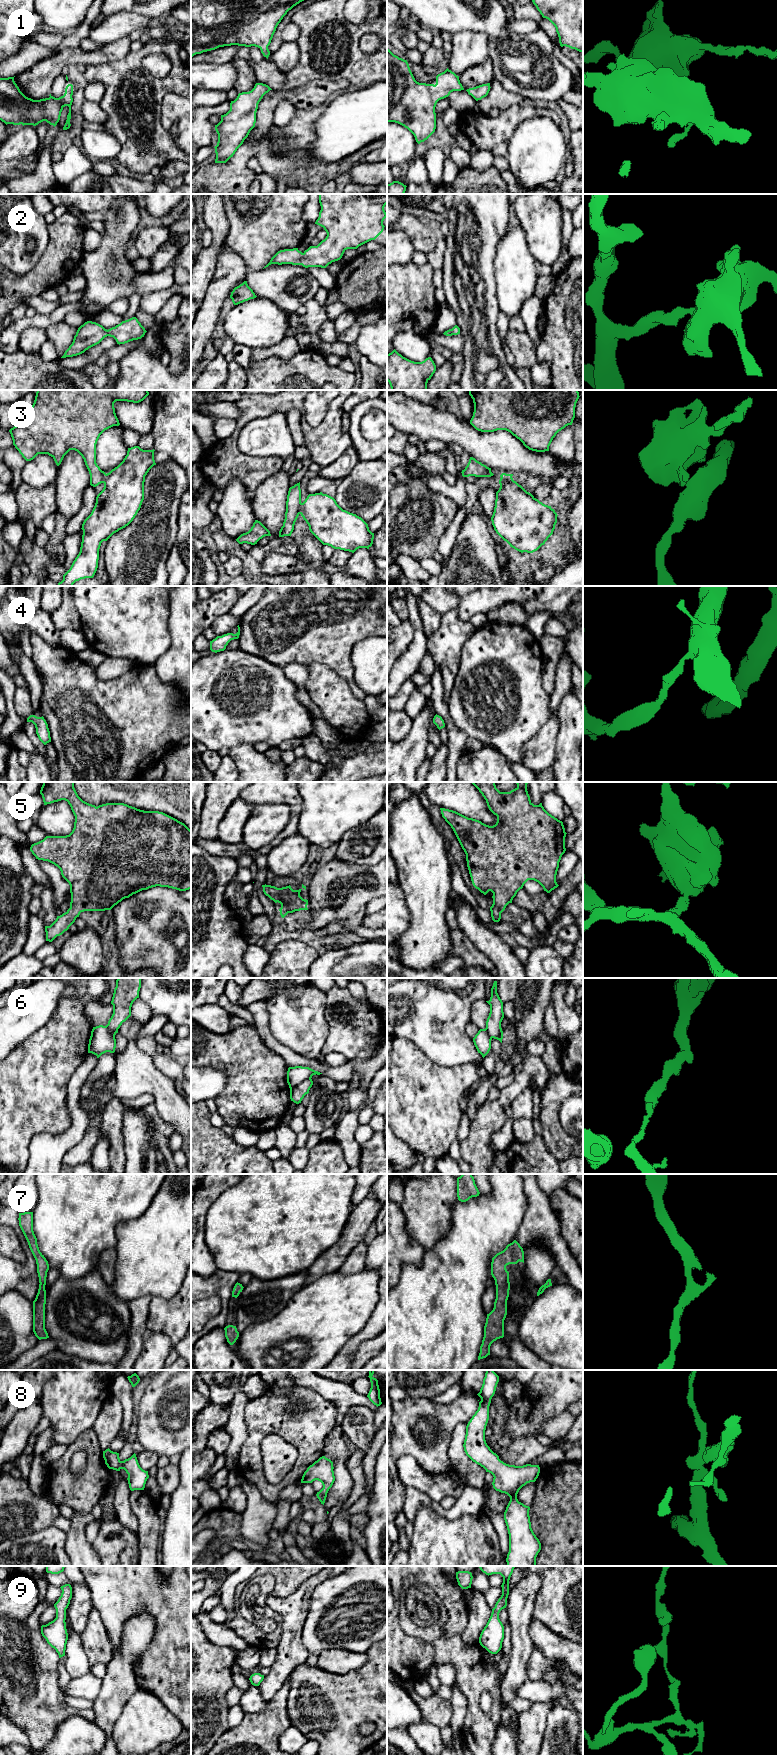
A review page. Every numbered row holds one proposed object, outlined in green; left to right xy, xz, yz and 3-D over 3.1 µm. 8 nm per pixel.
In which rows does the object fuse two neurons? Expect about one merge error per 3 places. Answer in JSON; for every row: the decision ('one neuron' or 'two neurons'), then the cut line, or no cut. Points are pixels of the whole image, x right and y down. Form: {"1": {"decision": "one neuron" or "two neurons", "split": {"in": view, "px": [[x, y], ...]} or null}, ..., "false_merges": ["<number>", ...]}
{"1": {"decision": "one neuron", "split": null}, "2": {"decision": "one neuron", "split": null}, "3": {"decision": "two neurons", "split": {"in": "xz", "px": [[301, 503], [301, 511], [299, 513]]}}, "4": {"decision": "one neuron", "split": null}, "5": {"decision": "one neuron", "split": null}, "6": {"decision": "two neurons", "split": {"in": "xz", "px": [[310, 1078], [290, 1089]]}}, "7": {"decision": "one neuron", "split": null}, "8": {"decision": "one neuron", "split": null}, "9": {"decision": "one neuron", "split": null}, "false_merges": ["3", "6"]}

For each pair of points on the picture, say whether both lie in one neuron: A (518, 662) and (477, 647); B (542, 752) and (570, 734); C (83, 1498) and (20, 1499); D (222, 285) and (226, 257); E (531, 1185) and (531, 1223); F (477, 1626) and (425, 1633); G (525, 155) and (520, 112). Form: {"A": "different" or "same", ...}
{"A": "same", "B": "different", "C": "different", "D": "same", "E": "same", "F": "different", "G": "different"}

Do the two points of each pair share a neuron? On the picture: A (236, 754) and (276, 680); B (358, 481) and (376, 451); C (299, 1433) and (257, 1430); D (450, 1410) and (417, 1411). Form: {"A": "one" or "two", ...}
{"A": "two", "B": "two", "C": "one", "D": "one"}

